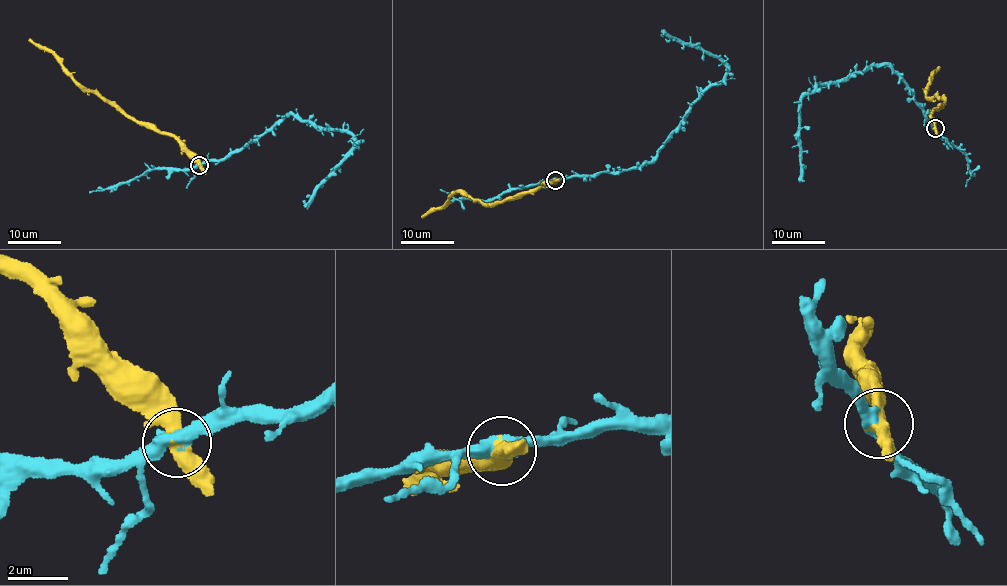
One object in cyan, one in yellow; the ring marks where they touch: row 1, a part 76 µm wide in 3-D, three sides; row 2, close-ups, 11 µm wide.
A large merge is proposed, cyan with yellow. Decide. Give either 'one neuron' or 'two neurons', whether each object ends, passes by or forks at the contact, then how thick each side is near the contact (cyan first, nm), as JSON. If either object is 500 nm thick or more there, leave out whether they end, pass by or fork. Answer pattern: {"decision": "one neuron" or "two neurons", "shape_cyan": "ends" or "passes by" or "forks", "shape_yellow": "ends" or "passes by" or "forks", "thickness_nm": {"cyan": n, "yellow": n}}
{"decision": "two neurons", "shape_cyan": "passes by", "shape_yellow": "passes by", "thickness_nm": {"cyan": 360, "yellow": 480}}

